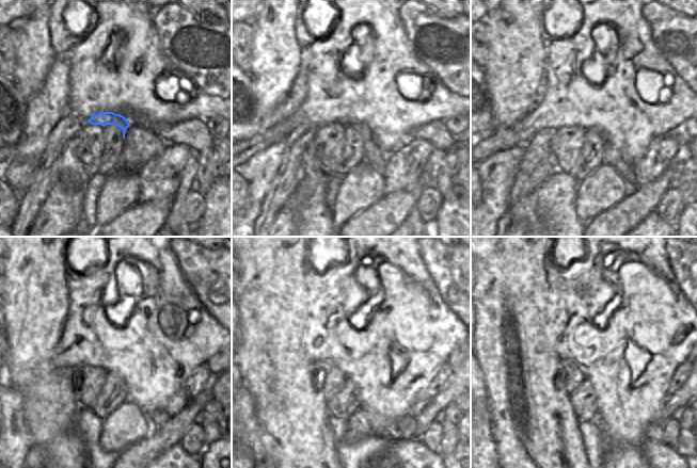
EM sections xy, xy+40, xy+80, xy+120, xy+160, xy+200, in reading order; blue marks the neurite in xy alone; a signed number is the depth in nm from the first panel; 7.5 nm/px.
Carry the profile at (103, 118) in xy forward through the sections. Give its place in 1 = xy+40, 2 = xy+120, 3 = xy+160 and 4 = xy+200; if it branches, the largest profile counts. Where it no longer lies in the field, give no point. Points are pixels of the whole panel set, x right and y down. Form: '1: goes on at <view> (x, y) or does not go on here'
1: goes on at xy+40 (374, 156)
2: goes on at xy+120 (155, 420)
3: goes on at xy+160 (406, 429)
4: goes on at xy+200 (653, 432)

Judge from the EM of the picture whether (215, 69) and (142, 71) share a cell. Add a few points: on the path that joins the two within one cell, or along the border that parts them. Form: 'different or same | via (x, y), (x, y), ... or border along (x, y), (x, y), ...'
different | border along (161, 50), (178, 70)

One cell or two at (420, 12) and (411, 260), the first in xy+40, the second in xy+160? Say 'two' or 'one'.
two

